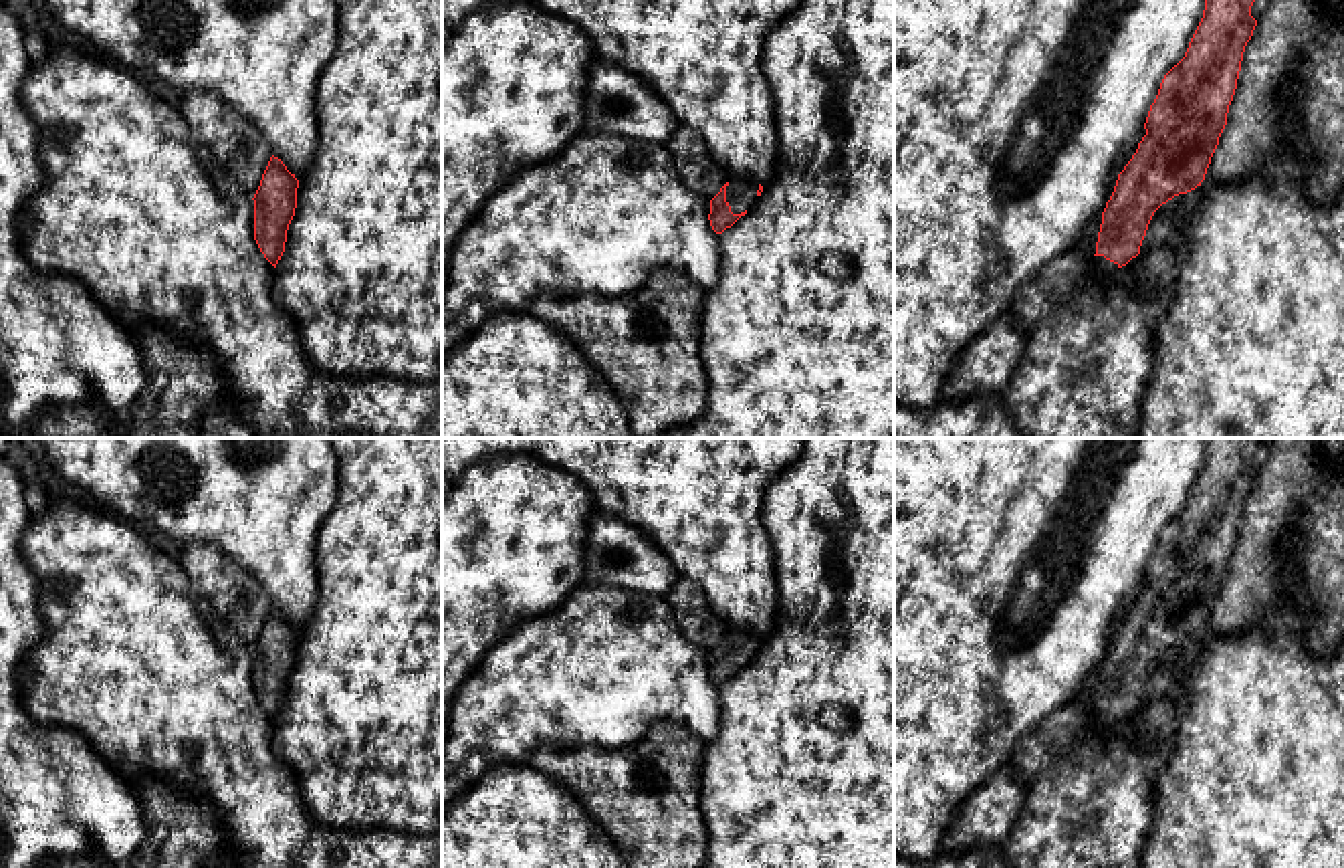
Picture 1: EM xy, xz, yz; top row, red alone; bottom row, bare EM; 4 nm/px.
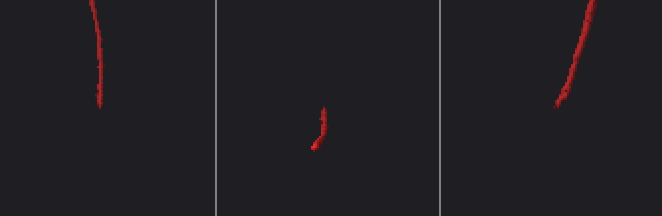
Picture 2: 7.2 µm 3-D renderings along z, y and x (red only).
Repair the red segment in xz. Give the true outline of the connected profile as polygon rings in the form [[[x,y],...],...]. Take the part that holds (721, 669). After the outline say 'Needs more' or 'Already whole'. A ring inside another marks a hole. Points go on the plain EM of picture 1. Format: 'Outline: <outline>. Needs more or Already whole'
Outline: [[[729,630],[720,644],[710,652],[710,678],[716,686],[731,680],[761,648],[763,638],[747,630]]]. Needs more

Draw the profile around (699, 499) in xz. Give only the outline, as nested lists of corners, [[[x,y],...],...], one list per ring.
[[[442,438],[442,474],[450,480],[456,480],[470,464],[482,458],[515,454],[535,456],[555,468],[569,472],[589,491],[597,515],[615,517],[644,531],[674,565],[678,577],[696,581],[702,587],[710,608],[726,622],[729,630],[747,630],[765,638],[777,624],[779,593],[771,539],[761,519],[763,495],[767,484],[799,456],[803,440],[805,438]]]

